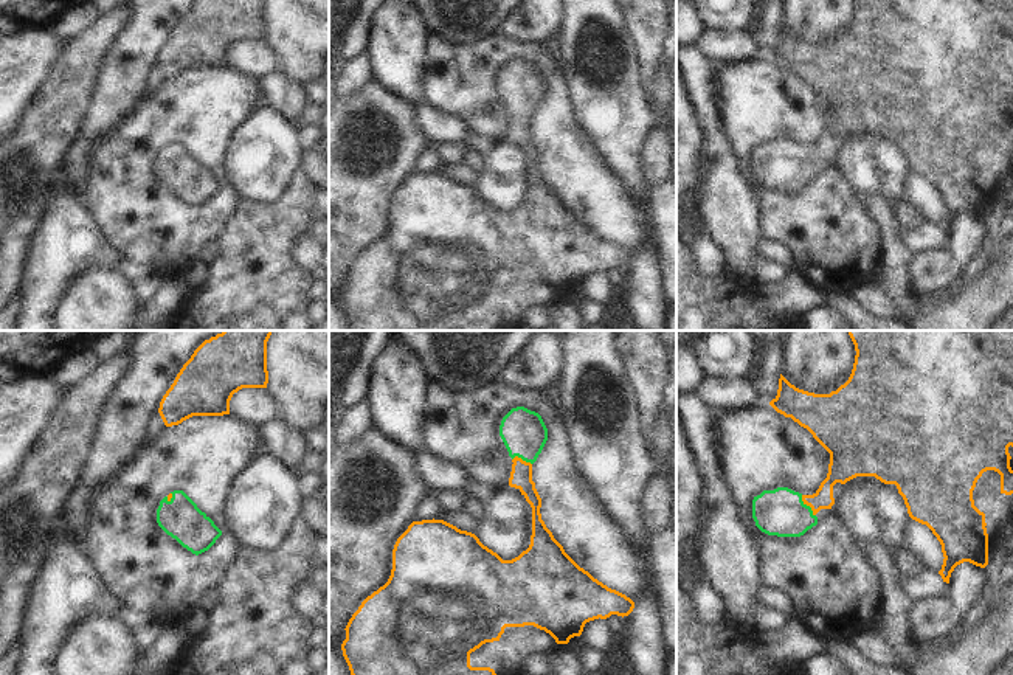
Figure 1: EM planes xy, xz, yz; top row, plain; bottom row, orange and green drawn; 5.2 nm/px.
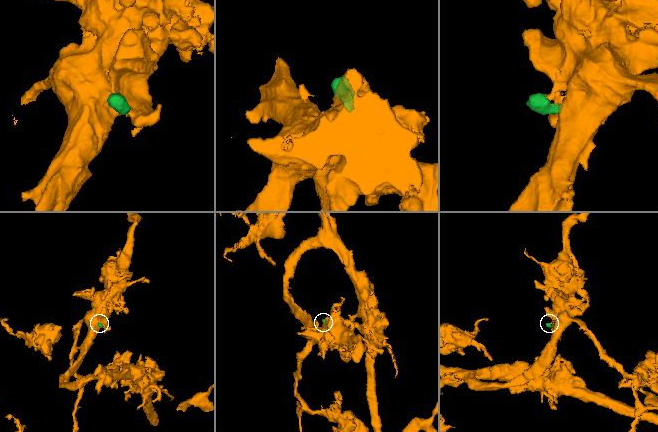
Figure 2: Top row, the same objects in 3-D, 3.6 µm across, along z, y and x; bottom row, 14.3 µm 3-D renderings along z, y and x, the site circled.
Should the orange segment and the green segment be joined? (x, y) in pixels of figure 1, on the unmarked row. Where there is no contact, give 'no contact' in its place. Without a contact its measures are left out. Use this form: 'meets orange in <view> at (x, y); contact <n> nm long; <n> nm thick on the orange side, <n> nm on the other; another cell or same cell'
meets orange in yz at (809, 157); contact 130 nm long; 140 nm thick on the orange side, 240 nm on the other; same cell

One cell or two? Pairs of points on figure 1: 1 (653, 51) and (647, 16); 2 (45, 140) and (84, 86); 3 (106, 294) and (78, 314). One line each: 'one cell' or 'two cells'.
1: one cell
2: one cell
3: one cell

